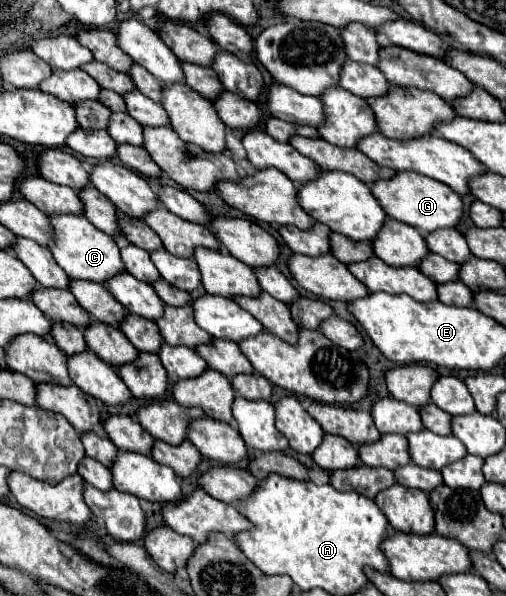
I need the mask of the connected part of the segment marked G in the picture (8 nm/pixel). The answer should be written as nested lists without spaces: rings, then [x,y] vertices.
[[[414,171],[396,173],[394,179],[376,181],[372,185],[372,193],[376,193],[376,199],[380,201],[382,209],[396,221],[402,221],[406,225],[416,227],[420,233],[432,233],[438,229],[450,229],[456,227],[464,215],[464,203],[460,195],[456,195],[448,185],[428,179]]]

